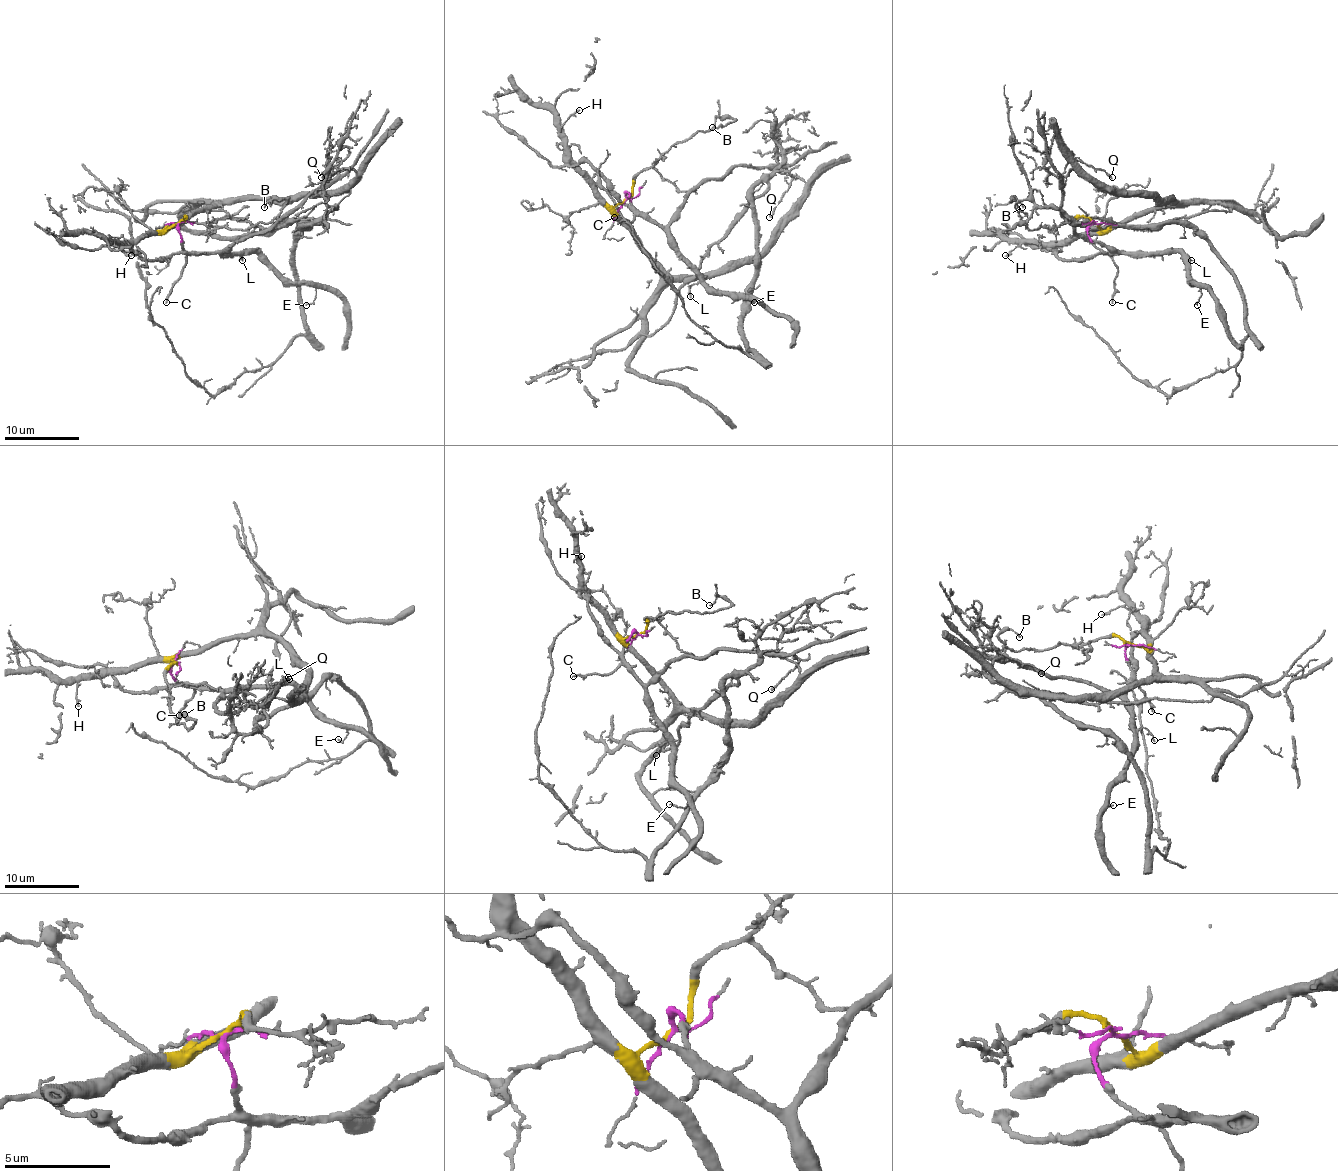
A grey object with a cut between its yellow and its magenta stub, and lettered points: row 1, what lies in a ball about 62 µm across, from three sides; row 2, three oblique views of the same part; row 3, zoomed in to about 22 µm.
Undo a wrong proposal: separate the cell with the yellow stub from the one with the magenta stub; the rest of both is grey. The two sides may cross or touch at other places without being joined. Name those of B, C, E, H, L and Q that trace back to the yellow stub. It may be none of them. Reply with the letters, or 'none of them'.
B, H

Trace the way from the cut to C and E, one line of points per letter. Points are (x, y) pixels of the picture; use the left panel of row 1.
C: (177, 223), (186, 262), (166, 302)
E: (177, 223), (181, 245), (188, 252), (259, 252), (292, 282), (307, 282), (316, 291), (314, 299), (305, 304)

